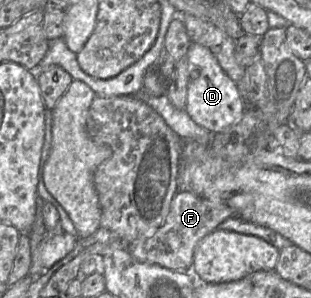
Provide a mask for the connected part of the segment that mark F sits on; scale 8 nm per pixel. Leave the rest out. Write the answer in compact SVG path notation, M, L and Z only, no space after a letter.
M187 191L174 196L163 224L151 236L142 236L126 246L132 257L141 263L157 264L178 272L191 272L194 250L199 241L215 230L224 220L235 217L225 204L214 202Z

